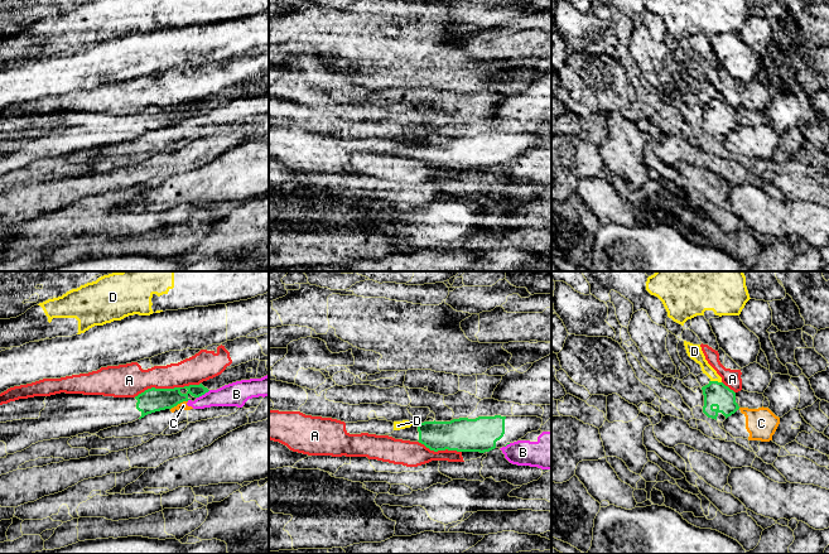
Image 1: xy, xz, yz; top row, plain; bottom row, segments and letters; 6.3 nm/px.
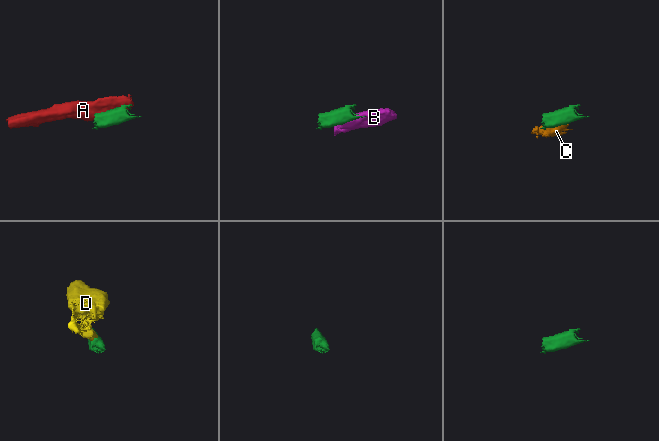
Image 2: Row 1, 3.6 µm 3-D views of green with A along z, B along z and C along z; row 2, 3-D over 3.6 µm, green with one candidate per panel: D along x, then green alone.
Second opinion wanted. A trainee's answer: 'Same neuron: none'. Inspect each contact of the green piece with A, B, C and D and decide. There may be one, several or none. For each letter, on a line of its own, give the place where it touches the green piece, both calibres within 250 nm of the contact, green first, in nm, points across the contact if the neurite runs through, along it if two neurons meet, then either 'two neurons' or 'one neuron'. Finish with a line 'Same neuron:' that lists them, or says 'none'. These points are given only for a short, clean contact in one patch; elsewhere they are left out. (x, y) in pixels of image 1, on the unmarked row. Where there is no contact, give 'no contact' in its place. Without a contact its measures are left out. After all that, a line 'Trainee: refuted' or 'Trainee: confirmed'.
A: xy (167, 106) | 150/220 nm | two neurons
B: xy (203, 111) | 130/160 nm | along xy (210, 107), (197, 115) | two neurons
C: xy (178, 120) | 150/50 nm | along xy (187, 117), (170, 126) | two neurons
D: yz (716, 99) | 160/100 nm | along yz (711, 97), (721, 100) | two neurons
Same neuron: none
Trainee: confirmed

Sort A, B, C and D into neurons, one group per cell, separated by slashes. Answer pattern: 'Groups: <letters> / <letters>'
Groups: A / B C / D

